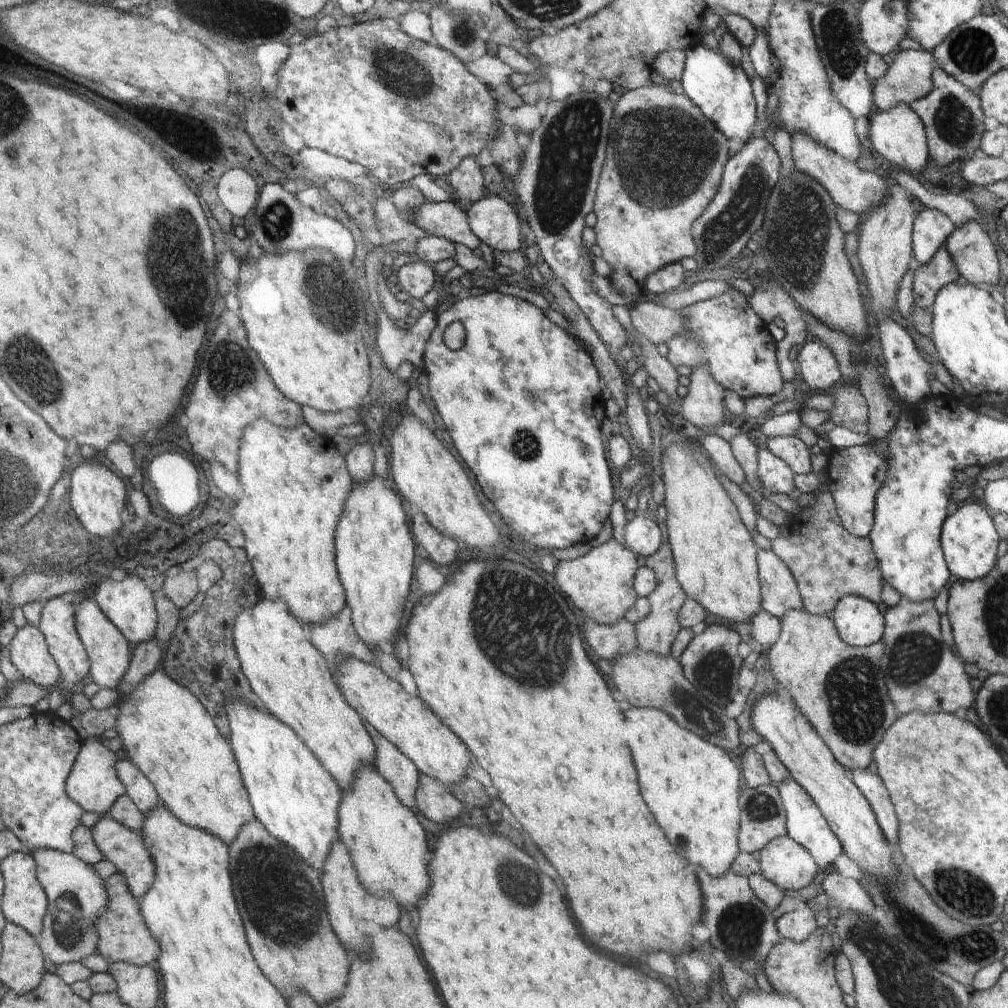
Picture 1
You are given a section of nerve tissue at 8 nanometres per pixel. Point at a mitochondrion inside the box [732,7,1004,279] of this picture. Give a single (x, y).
(953, 121)

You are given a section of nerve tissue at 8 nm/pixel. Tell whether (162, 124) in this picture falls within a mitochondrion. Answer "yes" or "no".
no

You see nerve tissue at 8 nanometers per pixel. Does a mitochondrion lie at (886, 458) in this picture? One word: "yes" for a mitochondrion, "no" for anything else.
no

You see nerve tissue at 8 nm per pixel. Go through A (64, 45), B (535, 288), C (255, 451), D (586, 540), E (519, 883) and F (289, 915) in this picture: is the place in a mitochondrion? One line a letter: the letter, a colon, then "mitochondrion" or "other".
A: other
B: other
C: other
D: other
E: mitochondrion
F: mitochondrion

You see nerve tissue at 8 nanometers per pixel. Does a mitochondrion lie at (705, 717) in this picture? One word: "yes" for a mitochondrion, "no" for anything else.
yes

